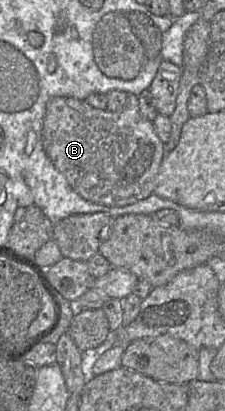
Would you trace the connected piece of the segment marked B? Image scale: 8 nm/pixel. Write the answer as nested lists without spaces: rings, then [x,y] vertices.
[[[127,96],[123,108],[116,112],[94,108],[85,100],[54,97],[47,103],[43,121],[43,148],[52,164],[81,197],[107,207],[131,205],[154,193],[155,179],[165,157],[165,144],[158,137],[154,124],[142,117],[138,96]]]

